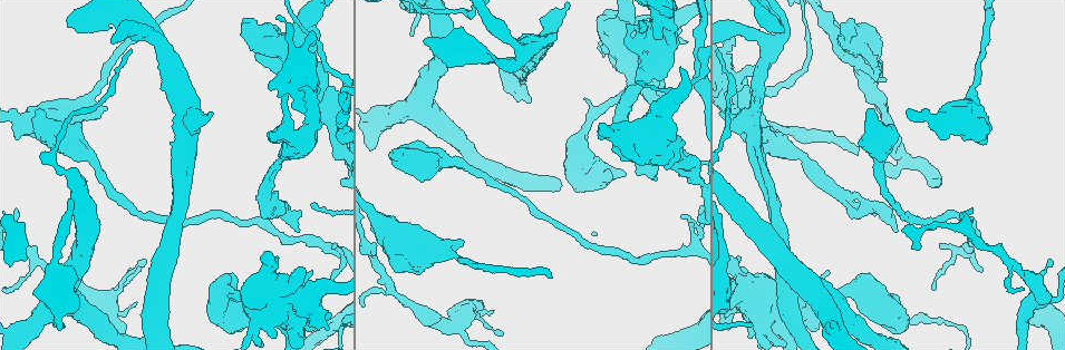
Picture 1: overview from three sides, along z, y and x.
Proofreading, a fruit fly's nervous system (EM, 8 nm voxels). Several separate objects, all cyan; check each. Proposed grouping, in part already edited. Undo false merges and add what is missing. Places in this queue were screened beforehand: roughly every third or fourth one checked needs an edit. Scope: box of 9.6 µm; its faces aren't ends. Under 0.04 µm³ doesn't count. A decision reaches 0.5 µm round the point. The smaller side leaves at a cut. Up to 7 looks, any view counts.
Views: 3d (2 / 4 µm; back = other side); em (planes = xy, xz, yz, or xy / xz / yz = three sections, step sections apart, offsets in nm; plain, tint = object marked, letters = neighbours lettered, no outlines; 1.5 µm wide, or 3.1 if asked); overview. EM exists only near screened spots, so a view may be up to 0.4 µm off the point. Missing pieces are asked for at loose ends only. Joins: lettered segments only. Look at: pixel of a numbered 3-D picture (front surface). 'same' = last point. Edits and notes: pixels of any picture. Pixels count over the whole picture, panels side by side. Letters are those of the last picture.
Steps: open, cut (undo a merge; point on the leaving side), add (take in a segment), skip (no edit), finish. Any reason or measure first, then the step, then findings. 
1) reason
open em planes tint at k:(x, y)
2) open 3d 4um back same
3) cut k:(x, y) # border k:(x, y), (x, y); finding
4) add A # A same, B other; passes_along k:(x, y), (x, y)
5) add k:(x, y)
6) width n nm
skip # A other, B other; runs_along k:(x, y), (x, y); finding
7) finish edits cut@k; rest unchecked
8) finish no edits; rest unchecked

thin end
open 3d 2um at 1:(434, 53)

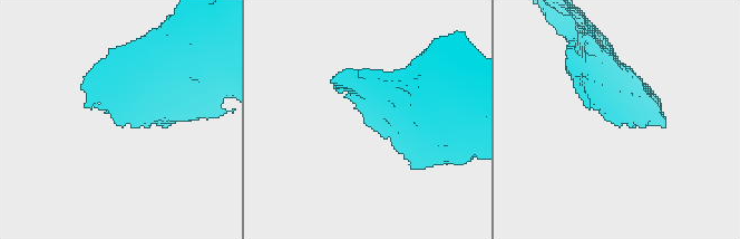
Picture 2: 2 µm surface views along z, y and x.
now the EM
open em xz step 4 letters at 2:(371, 124)

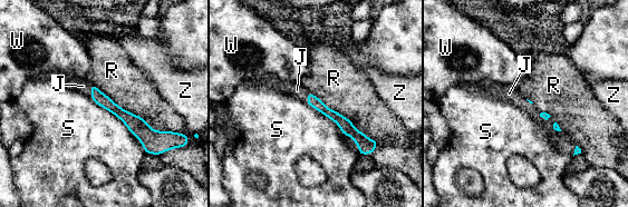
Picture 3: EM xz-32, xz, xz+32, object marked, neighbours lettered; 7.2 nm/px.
open em xy step 8 letters same

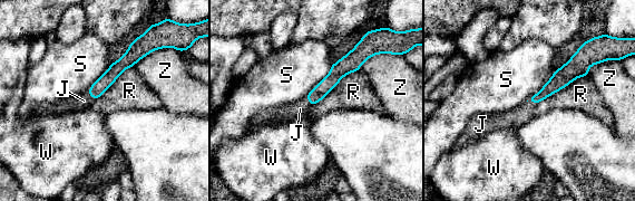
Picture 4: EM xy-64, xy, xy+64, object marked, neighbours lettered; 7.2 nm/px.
add J # J same, R other, S other, W other, Z other; passes_along 4:(107, 79), (90, 95), (84, 101); the neuron continues

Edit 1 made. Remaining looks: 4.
thick turns thin
open 3d 2um at 1:(880, 97)

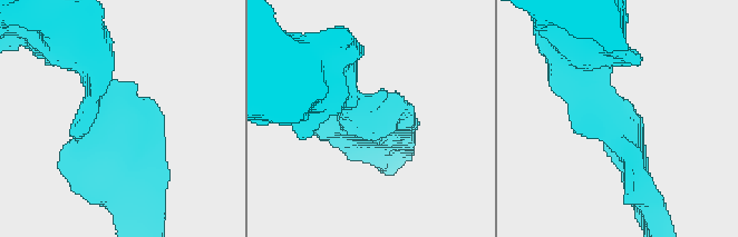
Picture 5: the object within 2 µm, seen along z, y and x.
open em planes plain at 5:(102, 108)

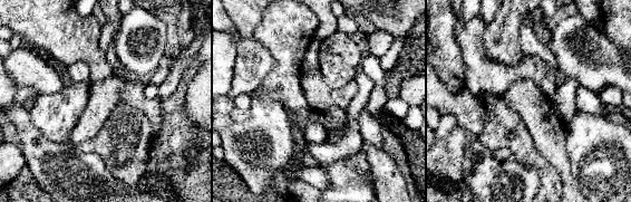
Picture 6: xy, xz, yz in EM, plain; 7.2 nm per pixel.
see the neighbours
open em planes letters same

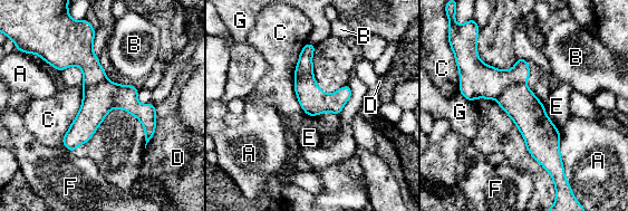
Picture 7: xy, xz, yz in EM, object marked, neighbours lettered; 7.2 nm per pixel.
longest_contact C 550 nm
cut 7:(518, 101) # A other, B other, C other, D other, E other, F other, G other; border 7:(524, 83), (512, 83), (496, 98); a second neuron is stuck on

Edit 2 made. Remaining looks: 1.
branch stops here
open em planes letters at 1:(270, 141)

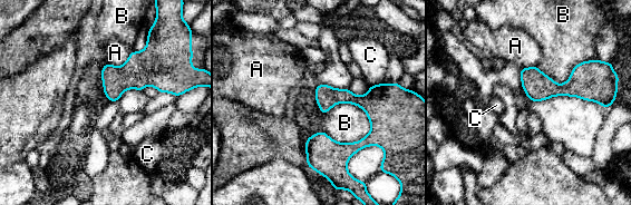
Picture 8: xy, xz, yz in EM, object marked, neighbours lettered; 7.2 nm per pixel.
skip # A other, B other, C other; border 8:(371, 124), (350, 143), (320, 130); no lettered segment goes on from it

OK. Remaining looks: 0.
finish edits add@4, cut@7; rest unchecked

